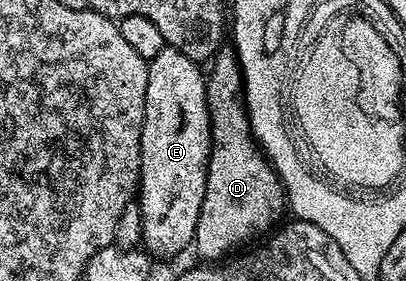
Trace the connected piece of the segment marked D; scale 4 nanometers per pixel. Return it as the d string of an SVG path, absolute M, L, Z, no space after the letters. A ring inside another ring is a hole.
M228 46L221 47L210 67L212 73L207 73L206 83L212 153L208 156L206 194L202 198L194 241L194 249L204 262L219 261L244 246L239 244L246 243L251 236L264 231L267 233L277 223L275 220L286 212L284 184L280 175L272 169L268 157L261 152L260 145L252 136L248 109L244 106L244 75L240 73L235 51Z

